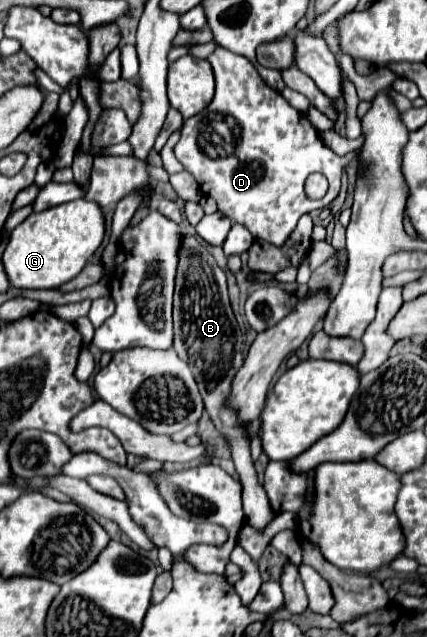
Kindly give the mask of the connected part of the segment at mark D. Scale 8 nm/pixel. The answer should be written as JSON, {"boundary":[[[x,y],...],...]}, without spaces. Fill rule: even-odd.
{"boundary":[[[217,46],[207,60],[215,72],[215,96],[211,104],[201,110],[201,114],[195,114],[193,118],[185,120],[181,140],[175,146],[175,156],[185,166],[185,170],[195,176],[201,190],[207,196],[215,198],[217,208],[227,214],[231,222],[243,224],[255,240],[267,240],[275,246],[281,246],[295,230],[303,214],[323,210],[337,198],[341,188],[341,174],[351,162],[353,154],[359,156],[359,150],[349,152],[347,156],[337,156],[319,138],[315,126],[307,122],[307,118],[299,110],[291,108],[287,100],[283,104],[283,96],[263,82],[263,78],[247,58],[231,54],[231,50],[223,50],[221,46]],[[311,172],[321,172],[329,180],[329,190],[321,200],[311,200],[303,192],[305,178]]]}

